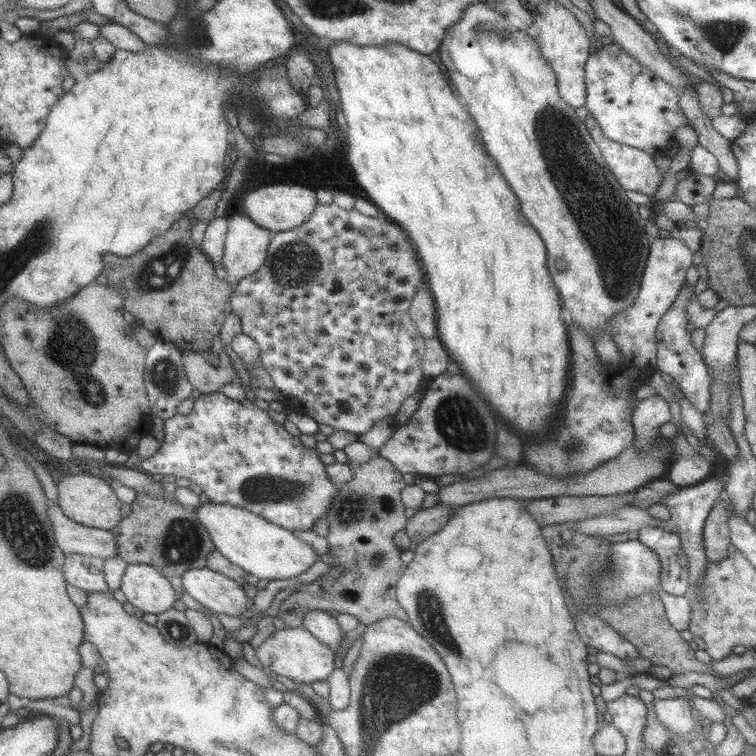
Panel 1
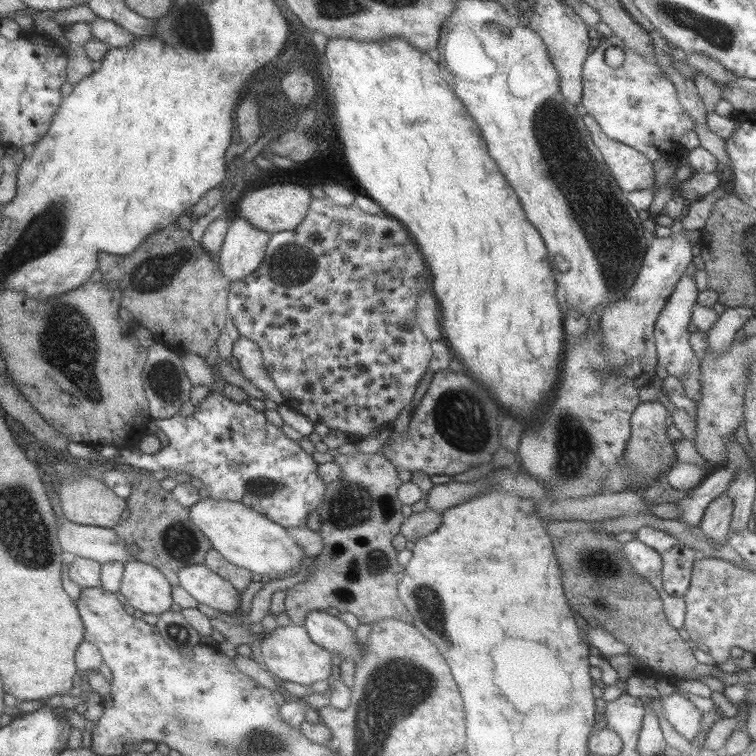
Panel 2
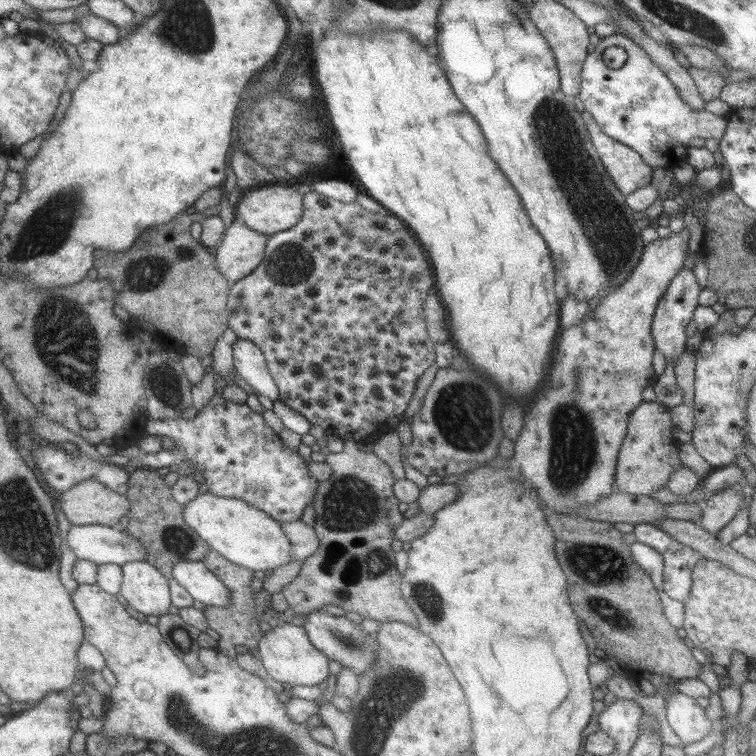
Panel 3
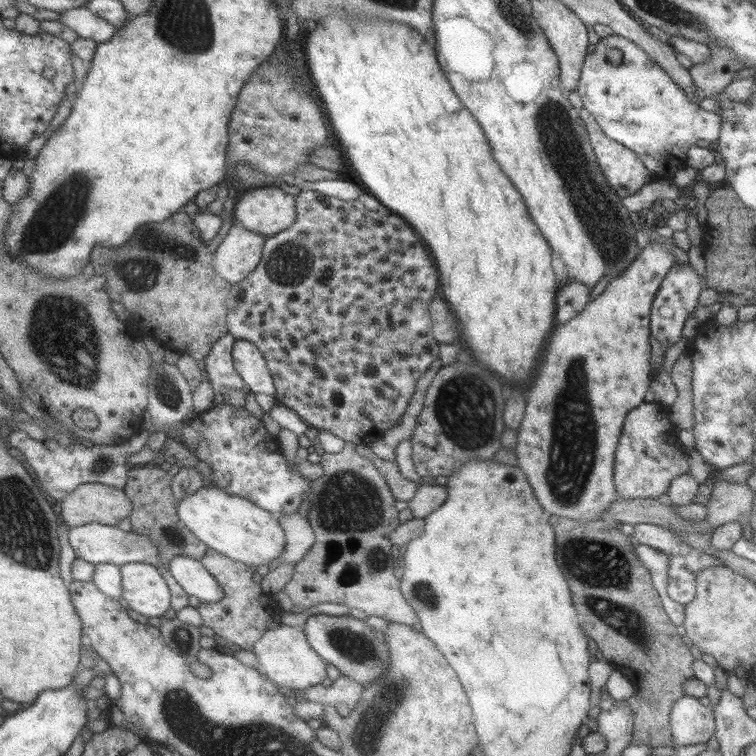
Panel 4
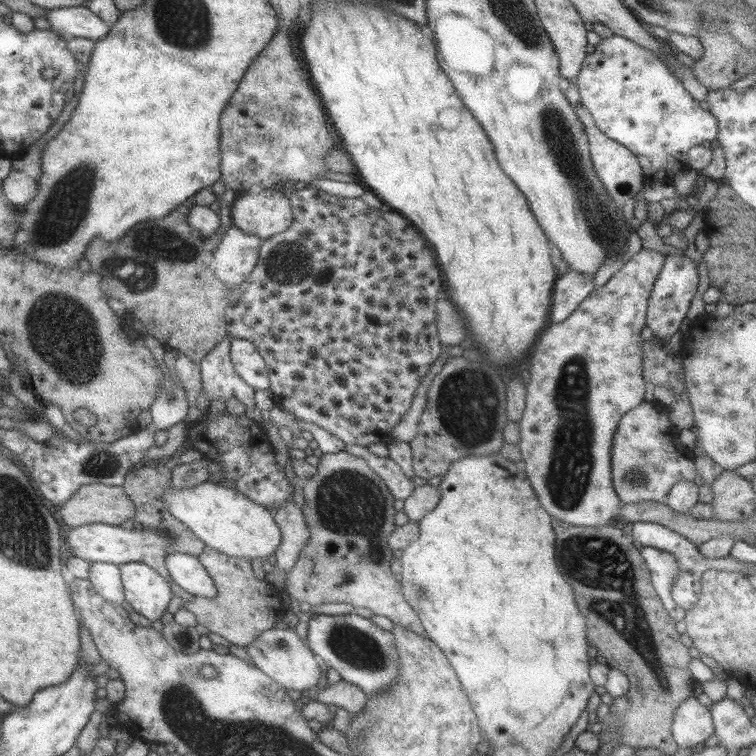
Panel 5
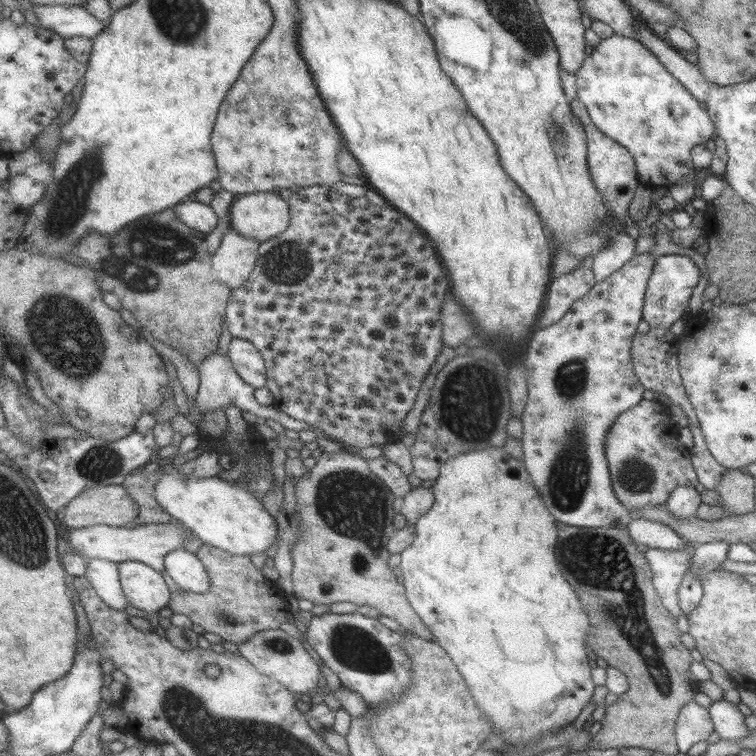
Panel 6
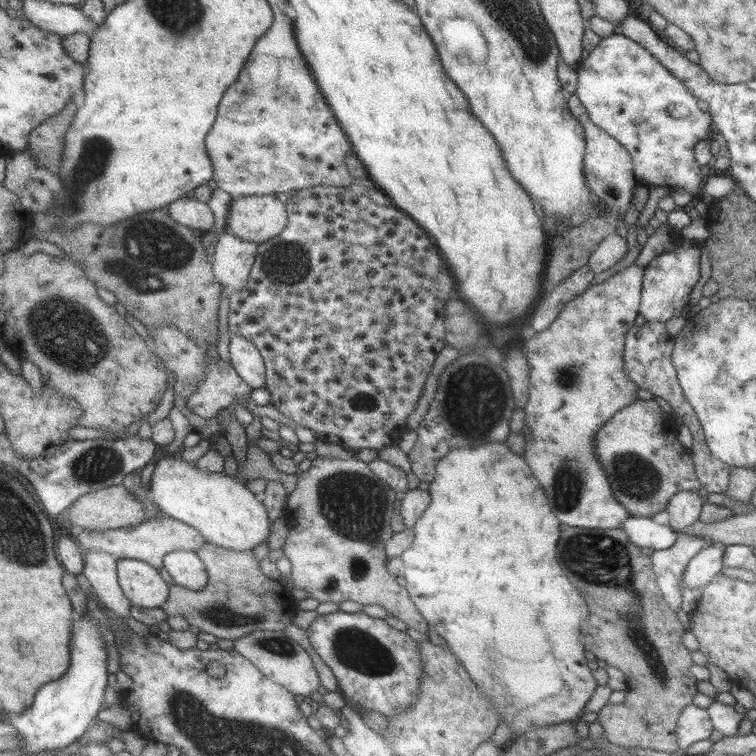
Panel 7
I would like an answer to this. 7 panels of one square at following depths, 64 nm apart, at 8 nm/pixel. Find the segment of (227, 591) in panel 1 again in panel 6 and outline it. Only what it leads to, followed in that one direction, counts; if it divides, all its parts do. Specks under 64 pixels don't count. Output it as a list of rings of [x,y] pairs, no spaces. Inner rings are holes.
[[[184,548],[165,556],[165,570],[183,591],[206,594],[210,590],[210,577],[203,562]]]

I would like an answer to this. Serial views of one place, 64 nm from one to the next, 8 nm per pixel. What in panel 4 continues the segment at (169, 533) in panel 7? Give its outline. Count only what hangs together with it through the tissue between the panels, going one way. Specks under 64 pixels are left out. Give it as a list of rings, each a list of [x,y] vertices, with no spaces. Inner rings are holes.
[[[91,522],[83,526],[70,527],[69,542],[74,549],[75,556],[90,562],[94,565],[100,563],[112,563],[116,566],[122,566],[129,562],[143,562],[152,565],[162,573],[171,590],[171,608],[174,611],[180,611],[189,606],[189,595],[178,584],[178,581],[170,574],[169,568],[166,568],[160,560],[160,552],[156,544],[142,534],[136,534],[134,531],[124,531],[118,526],[108,526],[99,522]]]

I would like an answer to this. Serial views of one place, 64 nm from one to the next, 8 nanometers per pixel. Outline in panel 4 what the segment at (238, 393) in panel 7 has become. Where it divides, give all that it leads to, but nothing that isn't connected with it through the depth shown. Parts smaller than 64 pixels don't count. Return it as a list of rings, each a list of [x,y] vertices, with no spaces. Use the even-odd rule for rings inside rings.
[[[226,333],[220,337],[204,358],[208,380],[215,394],[224,395],[229,390],[242,390],[245,396],[252,394],[244,379],[238,374],[233,363],[233,344],[237,338]]]

